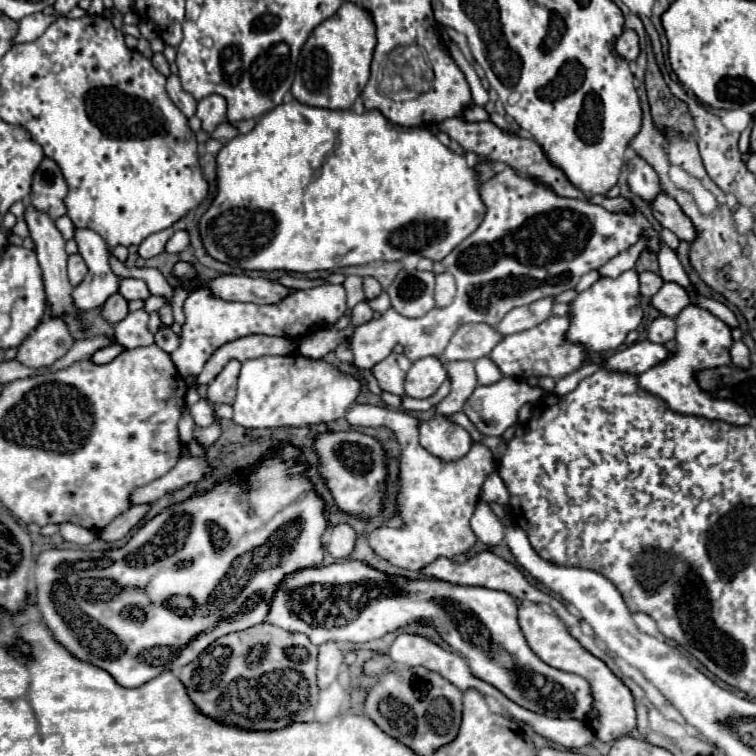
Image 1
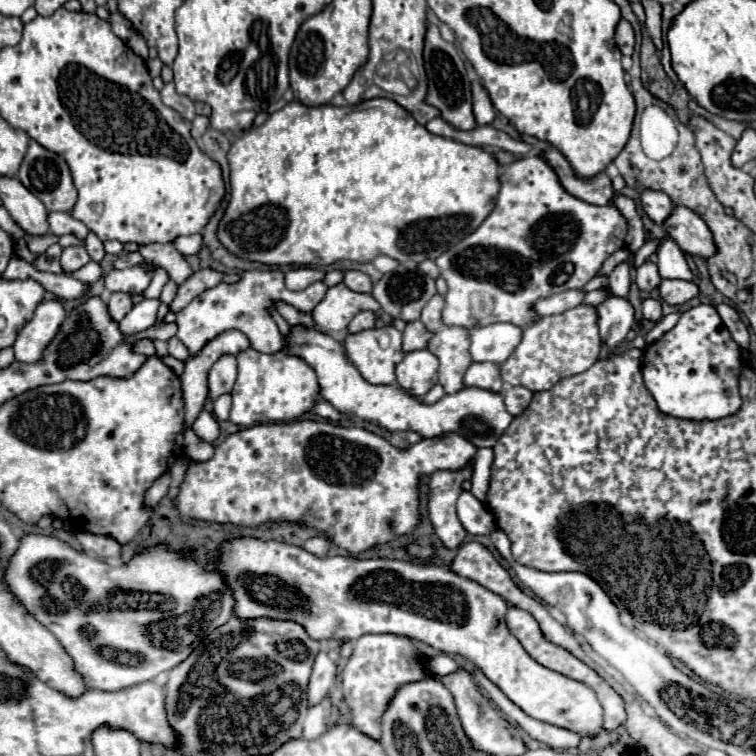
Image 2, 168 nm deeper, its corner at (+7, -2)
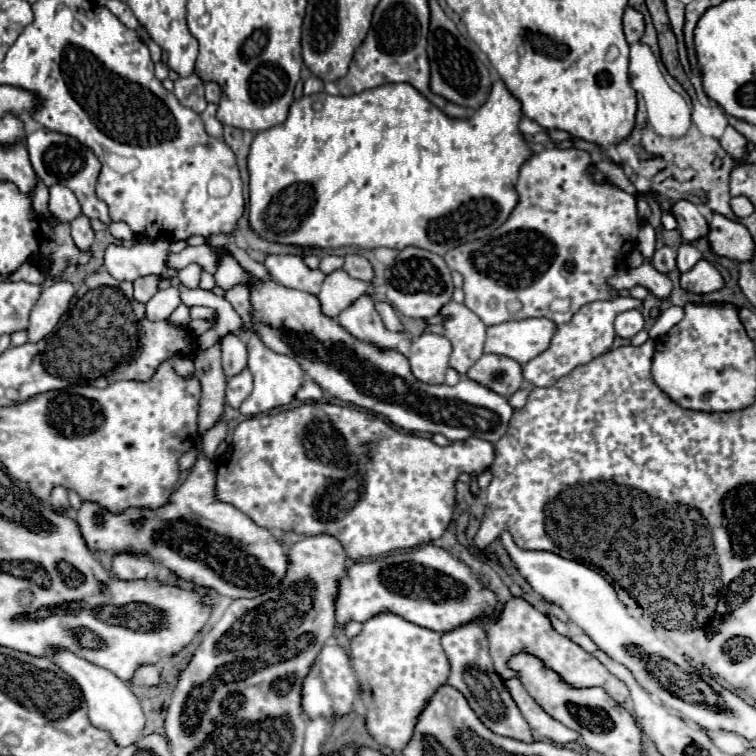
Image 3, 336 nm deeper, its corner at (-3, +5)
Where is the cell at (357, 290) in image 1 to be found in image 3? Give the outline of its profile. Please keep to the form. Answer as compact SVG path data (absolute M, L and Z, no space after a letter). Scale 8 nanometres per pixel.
M328 255L328 257L322 257L320 261L320 271L324 271L326 275L340 269L344 265L344 259L342 257L336 257L336 255Z

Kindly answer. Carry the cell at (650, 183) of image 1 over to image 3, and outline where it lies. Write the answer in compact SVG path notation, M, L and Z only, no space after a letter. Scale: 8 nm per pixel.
M680 199L672 205L672 215L678 221L678 229L682 233L684 241L694 241L698 237L706 237L708 233L708 221L700 215L700 211L696 209L694 203Z

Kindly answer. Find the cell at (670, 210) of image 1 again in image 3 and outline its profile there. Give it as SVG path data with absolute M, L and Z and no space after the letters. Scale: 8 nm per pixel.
M712 213L712 219L708 221L706 239L716 255L734 261L750 261L754 255L754 241L748 229L738 221L730 221L718 213Z

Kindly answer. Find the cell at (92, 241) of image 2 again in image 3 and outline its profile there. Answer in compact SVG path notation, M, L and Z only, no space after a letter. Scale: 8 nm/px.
M38 129L26 137L26 149L28 149L30 163L36 171L36 175L44 181L46 187L52 187L52 183L60 183L60 185L68 187L80 201L82 211L84 211L84 215L88 215L88 219L100 219L104 225L112 223L112 219L108 217L106 203L100 201L94 191L96 179L100 173L100 161L88 147L84 147L82 143L78 143L76 139L72 139L68 135L54 133L48 129Z

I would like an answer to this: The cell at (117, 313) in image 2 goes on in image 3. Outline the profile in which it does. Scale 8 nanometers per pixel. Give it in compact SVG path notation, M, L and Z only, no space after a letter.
M146 275L134 281L134 299L140 303L148 303L148 299L158 291L158 277Z

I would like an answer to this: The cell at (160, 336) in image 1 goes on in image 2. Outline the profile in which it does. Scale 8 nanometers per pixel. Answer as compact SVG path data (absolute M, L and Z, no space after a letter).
M178 338L168 340L168 352L170 352L170 356L174 356L174 358L178 358L178 360L186 360L186 358L190 356L188 348L186 348Z

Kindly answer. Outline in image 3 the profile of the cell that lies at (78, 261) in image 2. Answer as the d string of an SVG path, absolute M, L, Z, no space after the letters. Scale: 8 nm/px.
M82 215L70 223L70 229L72 229L72 239L76 247L80 247L80 251L90 251L94 243L94 231L90 227L90 219Z

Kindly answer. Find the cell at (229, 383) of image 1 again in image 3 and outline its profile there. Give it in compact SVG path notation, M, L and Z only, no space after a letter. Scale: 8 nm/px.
M228 333L222 337L222 369L226 377L238 375L242 369L246 369L248 363L248 351L246 341L234 333Z

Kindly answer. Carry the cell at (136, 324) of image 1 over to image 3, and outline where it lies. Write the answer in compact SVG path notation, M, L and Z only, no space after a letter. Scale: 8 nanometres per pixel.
M168 287L164 291L158 291L148 303L146 303L146 319L148 321L164 321L170 317L170 313L180 305L178 291L174 287Z

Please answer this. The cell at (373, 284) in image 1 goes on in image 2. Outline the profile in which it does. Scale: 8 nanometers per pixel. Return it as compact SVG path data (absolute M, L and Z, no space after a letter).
M346 270L344 272L344 284L354 292L372 292L370 276L358 270Z

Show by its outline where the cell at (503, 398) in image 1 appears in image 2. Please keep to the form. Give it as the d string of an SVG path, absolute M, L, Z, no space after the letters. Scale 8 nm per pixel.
M302 324L290 326L286 342L286 354L302 358L308 366L314 368L320 384L320 396L330 402L338 412L362 418L378 424L390 432L418 432L422 438L438 438L444 434L460 434L476 448L492 448L504 430L510 426L512 416L504 408L500 394L482 388L464 386L456 394L446 394L434 404L424 404L420 398L408 394L394 384L370 384L362 378L358 368L344 354L344 346L332 336L306 328Z

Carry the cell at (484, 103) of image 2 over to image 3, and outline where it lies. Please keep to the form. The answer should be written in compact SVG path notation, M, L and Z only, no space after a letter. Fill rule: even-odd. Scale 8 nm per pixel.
M498 79L492 85L492 93L488 101L474 111L470 119L450 119L446 117L438 107L434 107L420 92L408 83L390 83L362 91L358 95L328 95L328 93L316 93L306 95L290 105L288 117L284 123L274 125L266 131L260 131L254 135L250 153L248 153L248 175L250 175L250 217L248 225L250 229L274 243L284 245L298 245L298 247L320 247L320 249L340 249L340 247L362 247L362 249L378 249L378 247L390 247L402 251L404 247L420 247L426 251L432 251L436 255L444 255L450 249L480 239L484 235L490 235L494 229L498 229L518 203L516 195L516 181L518 181L518 169L520 165L532 155L528 143L524 141L522 133L518 131L520 121L520 101L506 89L506 85ZM360 183L368 183L368 187L376 187L380 191L380 199L364 199L364 195L354 195L356 187Z

